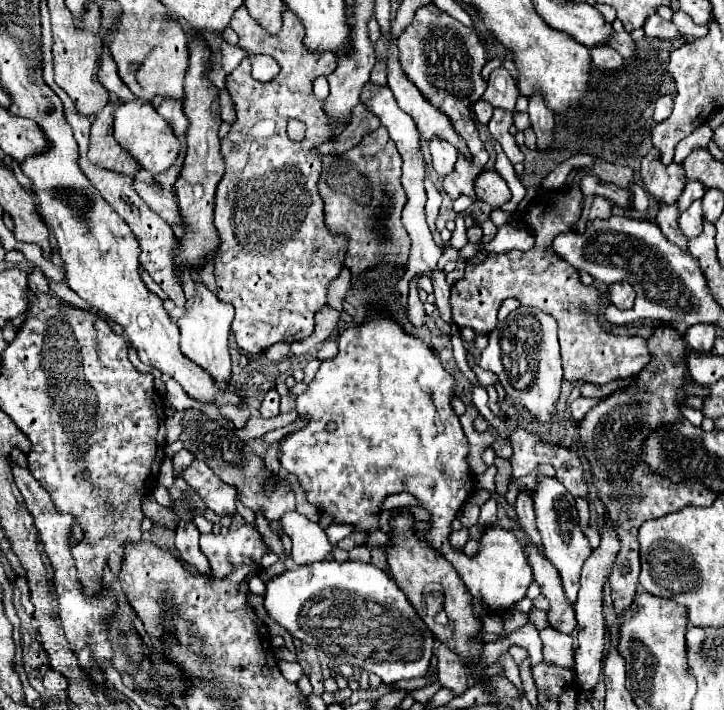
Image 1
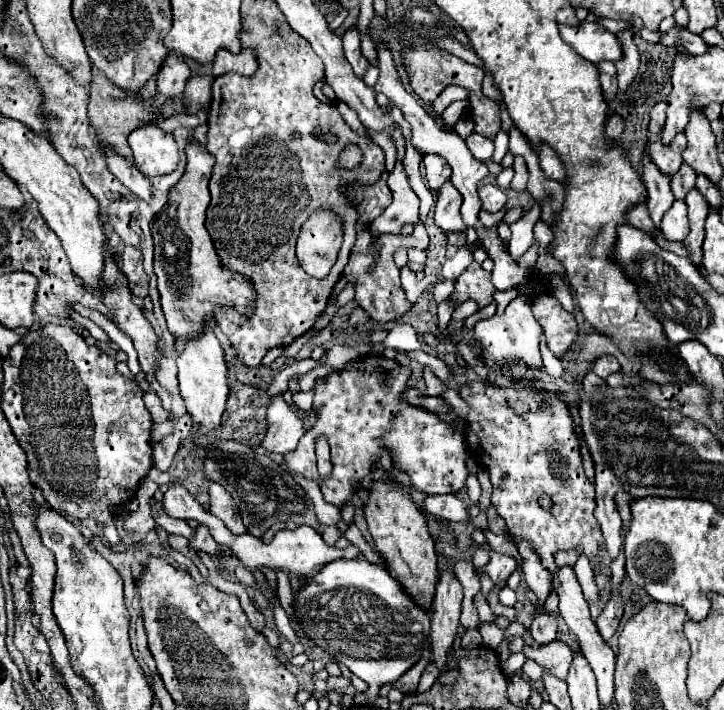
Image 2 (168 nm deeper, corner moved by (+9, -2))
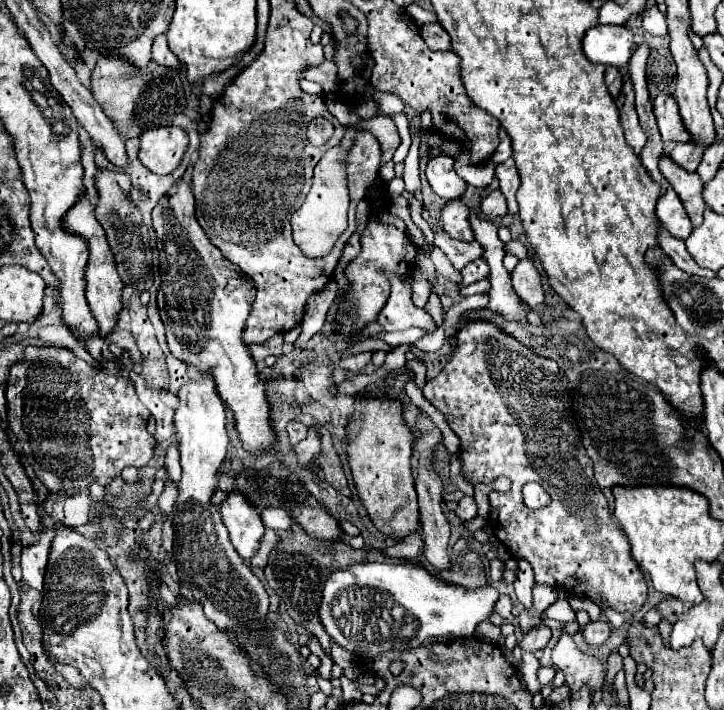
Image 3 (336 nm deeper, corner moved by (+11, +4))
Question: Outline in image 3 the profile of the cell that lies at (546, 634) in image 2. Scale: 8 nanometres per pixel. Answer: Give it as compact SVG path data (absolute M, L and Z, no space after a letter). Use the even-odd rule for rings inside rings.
M540 624L540 626L536 626L534 630L530 630L530 632L522 638L522 642L520 642L518 646L522 648L522 652L532 652L532 654L534 654L534 652L538 652L538 650L544 650L544 648L548 646L550 638L552 638L550 628L544 626L544 624Z

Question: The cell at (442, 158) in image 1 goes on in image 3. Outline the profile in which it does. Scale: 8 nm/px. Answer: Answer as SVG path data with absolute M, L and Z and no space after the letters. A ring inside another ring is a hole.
M438 156L428 160L426 166L426 178L432 186L432 190L444 198L446 202L450 200L458 200L464 196L468 184L456 174L454 170L454 160L450 156Z

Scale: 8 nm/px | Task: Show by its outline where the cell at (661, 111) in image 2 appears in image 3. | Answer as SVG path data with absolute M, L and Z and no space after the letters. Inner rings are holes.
M658 94L654 98L654 114L656 114L664 142L690 142L692 140L692 136L688 134L682 118L680 118L678 104L672 96Z

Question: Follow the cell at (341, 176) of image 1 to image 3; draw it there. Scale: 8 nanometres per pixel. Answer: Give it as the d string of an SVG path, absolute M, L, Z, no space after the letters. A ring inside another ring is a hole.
M390 274L390 282L392 282L390 298L378 316L382 328L386 332L392 332L392 330L406 330L410 326L418 326L424 332L434 332L436 322L432 320L432 316L426 310L416 308L412 302L410 282L406 278L396 278L394 274Z

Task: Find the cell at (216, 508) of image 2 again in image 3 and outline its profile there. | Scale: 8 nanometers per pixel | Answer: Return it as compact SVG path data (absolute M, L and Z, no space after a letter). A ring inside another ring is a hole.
M230 492L228 500L220 504L220 514L236 552L246 562L250 562L250 558L258 552L260 540L264 536L264 524L252 502L240 492Z

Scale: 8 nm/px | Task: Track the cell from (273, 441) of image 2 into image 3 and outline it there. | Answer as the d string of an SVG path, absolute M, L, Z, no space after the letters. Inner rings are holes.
M290 420L288 426L286 426L286 430L288 430L290 444L298 444L298 442L304 440L306 434L308 434L308 428L306 428L302 422L298 422L298 420Z

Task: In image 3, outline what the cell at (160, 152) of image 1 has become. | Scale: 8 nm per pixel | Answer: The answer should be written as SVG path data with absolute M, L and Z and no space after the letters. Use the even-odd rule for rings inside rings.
M160 126L142 132L140 136L140 162L156 172L170 174L180 166L188 148L188 134L178 126Z

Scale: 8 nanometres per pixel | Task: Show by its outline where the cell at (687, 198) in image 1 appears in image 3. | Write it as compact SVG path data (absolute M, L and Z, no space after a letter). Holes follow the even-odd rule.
M688 142L688 144L676 144L670 152L670 158L682 166L684 170L688 172L696 172L696 166L700 164L700 158L702 158L702 152L704 148L702 146L696 146L694 142Z

